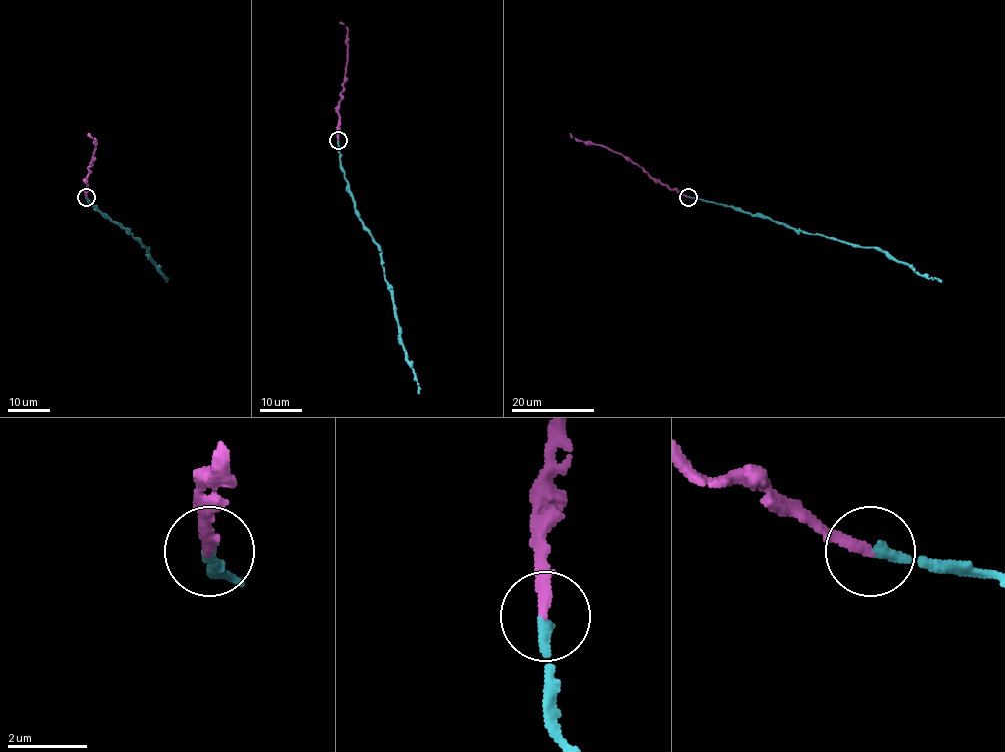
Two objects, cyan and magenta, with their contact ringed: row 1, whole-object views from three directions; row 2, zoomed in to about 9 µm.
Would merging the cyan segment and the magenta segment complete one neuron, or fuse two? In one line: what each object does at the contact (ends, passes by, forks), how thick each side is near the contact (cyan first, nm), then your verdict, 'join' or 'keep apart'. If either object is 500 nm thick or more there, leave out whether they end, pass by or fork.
cyan ends there; magenta ends there; 300 nm thick on the cyan side, 280 nm on the other; join

